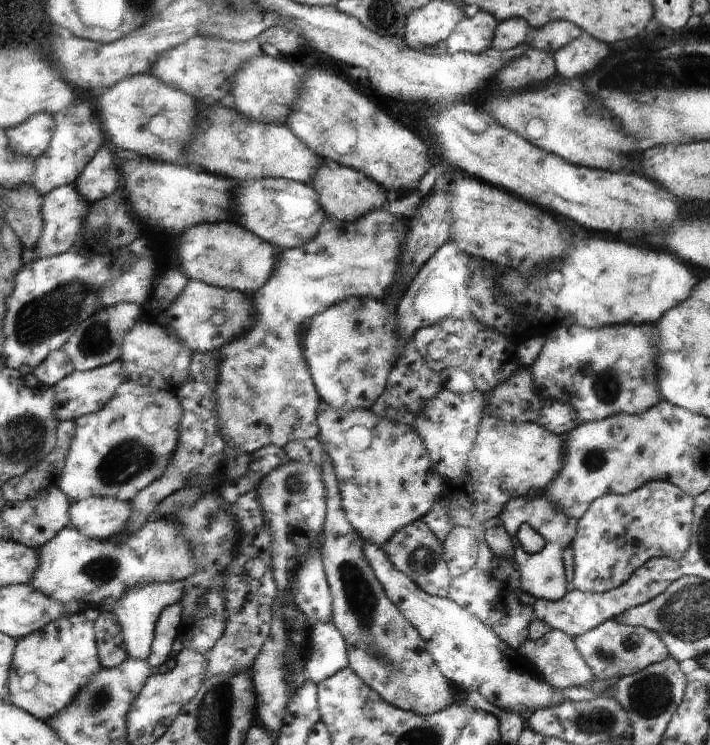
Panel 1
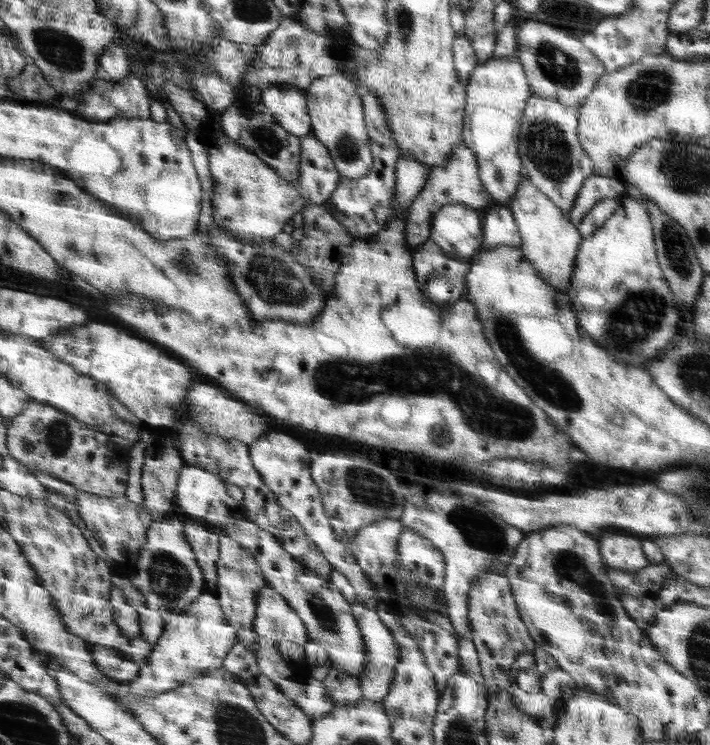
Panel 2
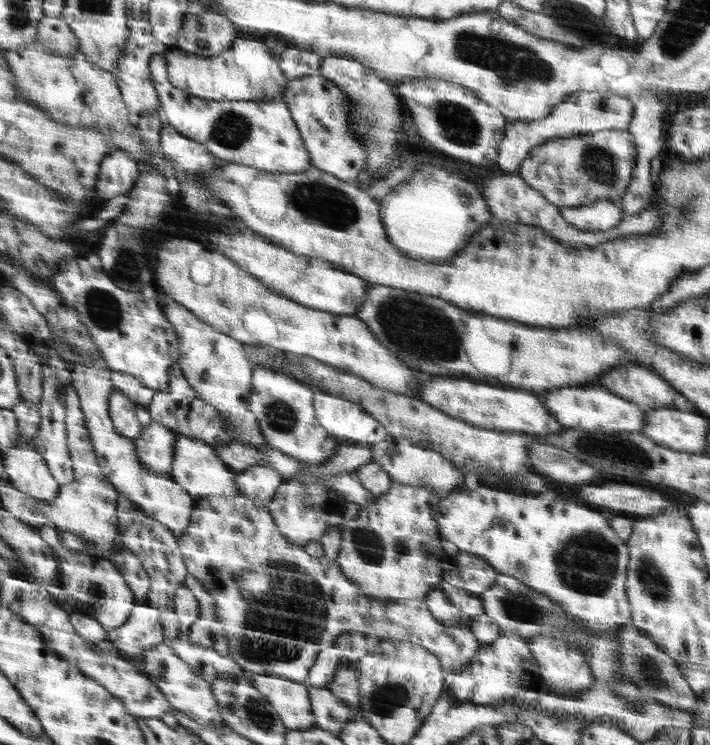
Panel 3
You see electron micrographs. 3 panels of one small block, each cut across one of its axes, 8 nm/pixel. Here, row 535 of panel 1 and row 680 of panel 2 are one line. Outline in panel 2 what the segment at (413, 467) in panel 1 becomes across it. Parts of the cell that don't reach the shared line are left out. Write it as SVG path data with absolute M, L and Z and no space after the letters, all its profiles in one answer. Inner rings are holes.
M352 604L353 616L358 618L357 624L362 633L365 646L366 668L356 680L360 682L360 688L366 700L374 700L382 703L393 689L396 680L396 666L401 662L401 646L397 644L392 630L388 629L377 612L373 612L366 604Z

